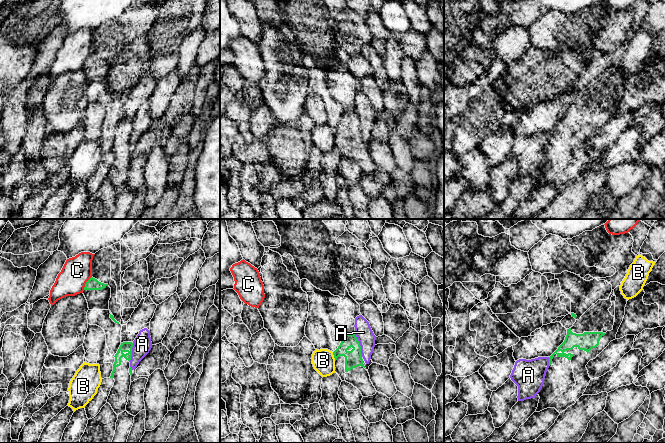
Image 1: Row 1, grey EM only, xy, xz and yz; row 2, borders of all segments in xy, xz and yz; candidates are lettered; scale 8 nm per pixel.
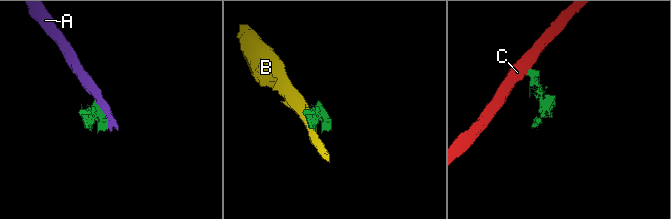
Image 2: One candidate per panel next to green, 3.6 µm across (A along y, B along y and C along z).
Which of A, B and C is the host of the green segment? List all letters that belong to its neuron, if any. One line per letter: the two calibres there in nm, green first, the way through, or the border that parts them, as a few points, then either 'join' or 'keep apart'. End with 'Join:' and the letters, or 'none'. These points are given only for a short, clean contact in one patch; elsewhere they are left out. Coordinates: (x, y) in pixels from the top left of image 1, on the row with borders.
A: 140/140 nm | along xz (354, 334), (359, 343), (362, 356) | keep apart
B: 140/180 nm | keep apart
C: 100/220 nm | along xy (91, 276), (83, 289) | keep apart
Join: none

